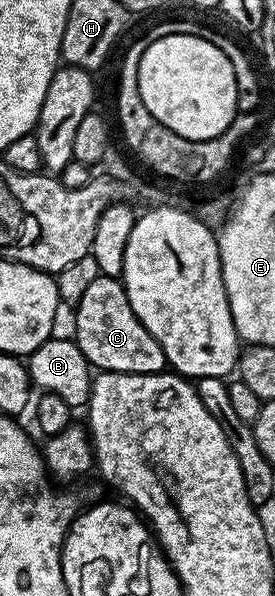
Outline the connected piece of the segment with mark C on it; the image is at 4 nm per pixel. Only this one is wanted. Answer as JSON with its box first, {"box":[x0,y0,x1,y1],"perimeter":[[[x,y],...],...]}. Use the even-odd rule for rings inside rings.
{"box":[72,274,167,374],"perimeter":[[[99,274],[96,282],[88,286],[84,298],[80,298],[74,308],[74,317],[76,326],[72,333],[73,339],[86,361],[95,369],[104,372],[152,374],[167,367],[164,350],[136,318],[121,279]]]}

